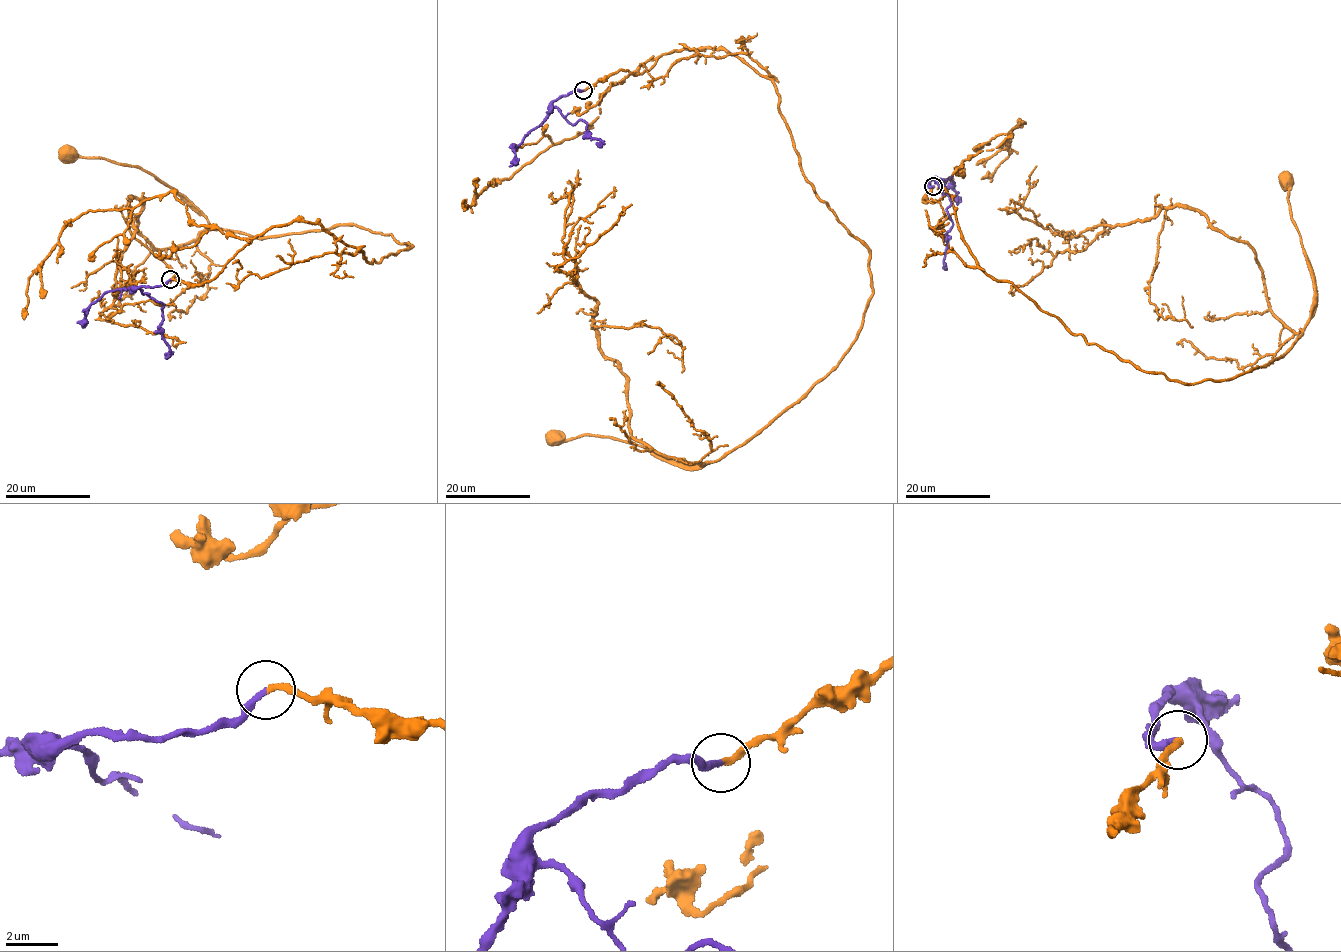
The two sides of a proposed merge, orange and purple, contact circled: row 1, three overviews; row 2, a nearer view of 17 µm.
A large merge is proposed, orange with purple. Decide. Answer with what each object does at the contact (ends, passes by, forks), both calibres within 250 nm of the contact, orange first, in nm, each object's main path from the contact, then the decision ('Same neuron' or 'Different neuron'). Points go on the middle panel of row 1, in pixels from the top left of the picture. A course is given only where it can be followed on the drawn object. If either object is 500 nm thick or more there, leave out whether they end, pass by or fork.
At the ring orange ends. At the ring purple ends. Thickness 220 nm (orange) against 240 nm. Course of orange: (583, 90), (674, 51), (743, 59), (868, 249), (872, 293), (824, 378), (715, 461), (554, 437). Course of purple: (583, 90), (560, 95), (552, 104), (572, 124), (586, 123), (587, 135), (598, 139), (598, 147). Same neuron

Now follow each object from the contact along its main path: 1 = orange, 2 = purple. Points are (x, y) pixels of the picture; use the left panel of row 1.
1: (169, 279), (210, 281), (292, 221), (371, 263), (411, 247), (351, 224), (212, 228), (137, 167), (66, 153)
2: (169, 279), (165, 284), (136, 287), (163, 304), (159, 328), (169, 347), (165, 358)

